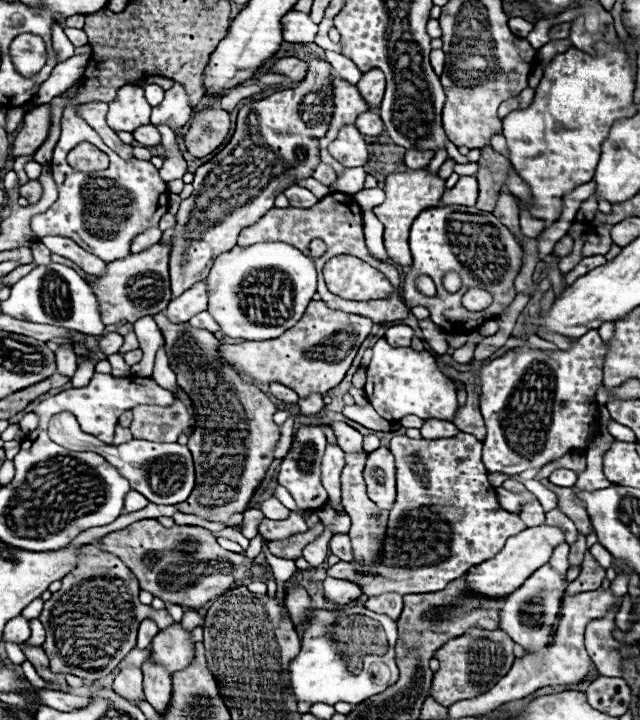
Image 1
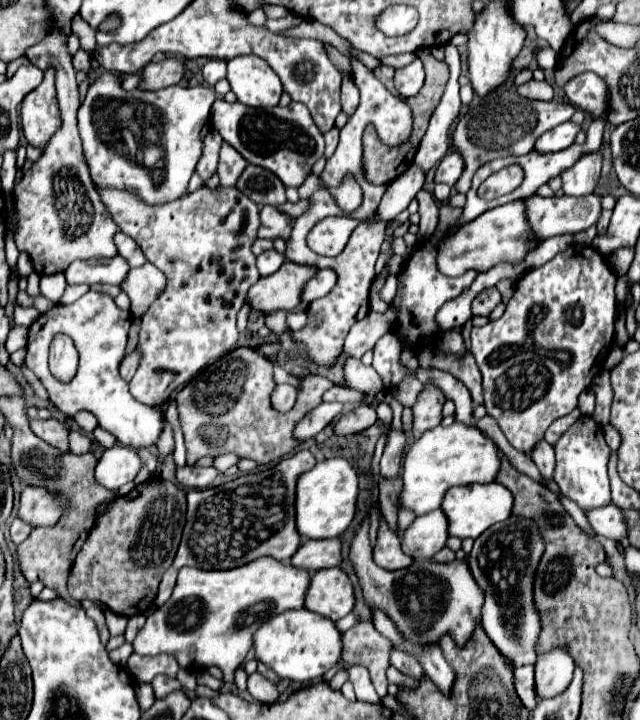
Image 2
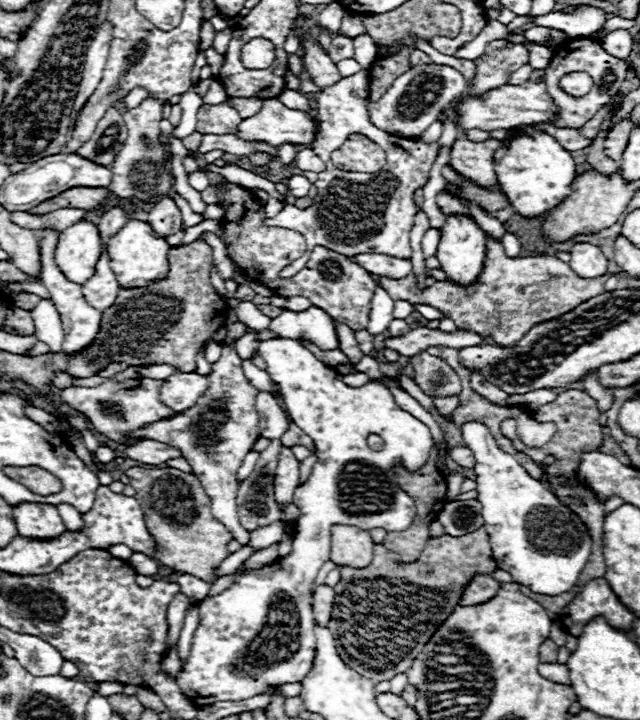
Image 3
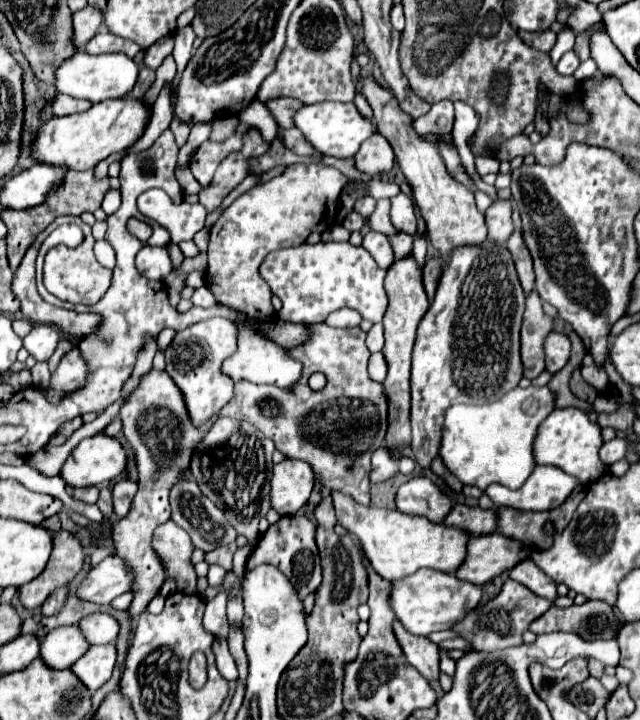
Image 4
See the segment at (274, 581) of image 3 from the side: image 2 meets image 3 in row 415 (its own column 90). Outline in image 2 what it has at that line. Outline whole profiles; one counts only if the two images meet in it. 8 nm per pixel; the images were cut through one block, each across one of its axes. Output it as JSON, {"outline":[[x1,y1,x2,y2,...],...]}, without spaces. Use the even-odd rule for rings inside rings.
{"outline":[[88,290,70,306,52,306,46,314,40,314,40,318,30,326,26,366,40,378,52,404,60,412,74,416,78,410,90,410,98,418,98,424,104,430,112,432,120,444,132,448,150,448,158,442,164,430,164,404,148,406,134,400,134,396,128,392,128,382,118,372,126,350,128,330,130,312,120,310,108,294],[42,320,46,320,44,326],[56,334,68,334,74,340,80,356,78,372,70,382,60,382,48,370,48,348]]}

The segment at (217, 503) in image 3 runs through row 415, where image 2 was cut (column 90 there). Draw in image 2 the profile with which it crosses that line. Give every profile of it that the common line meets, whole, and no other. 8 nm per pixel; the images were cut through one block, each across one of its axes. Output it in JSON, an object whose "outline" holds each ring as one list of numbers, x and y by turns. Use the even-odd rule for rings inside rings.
{"outline":[[52,30,42,42,28,48,26,56,42,70,54,68,62,116,62,126,54,132,42,156,16,182,16,208,20,220,16,246,30,254,34,270,44,276,64,272,74,260,116,256,118,250,114,244,114,234,118,232,118,226,112,218,108,218,108,212,104,212,100,200,92,198,92,188,96,186,90,178,88,164,84,164,80,134,76,128,76,110,80,102,66,36,60,30]]}

